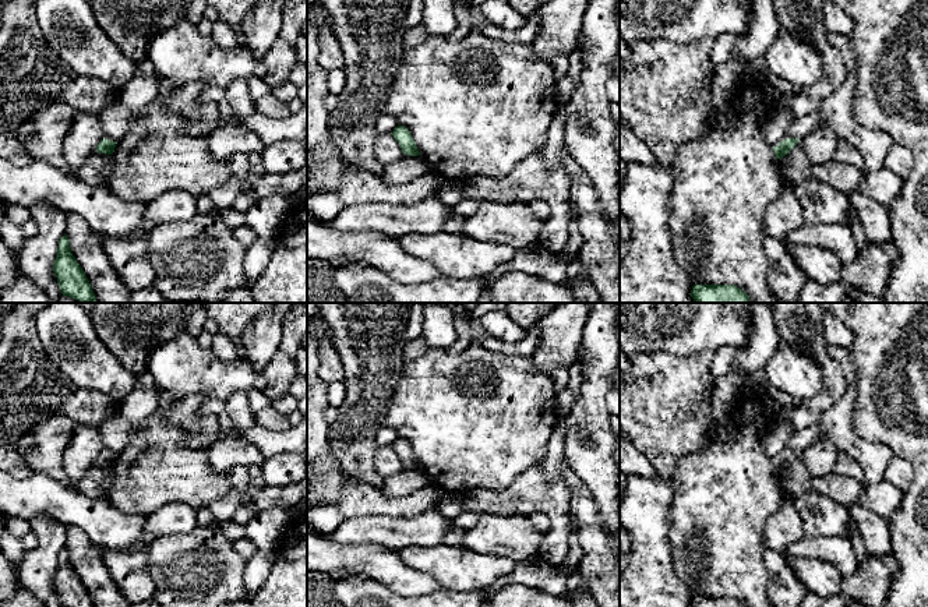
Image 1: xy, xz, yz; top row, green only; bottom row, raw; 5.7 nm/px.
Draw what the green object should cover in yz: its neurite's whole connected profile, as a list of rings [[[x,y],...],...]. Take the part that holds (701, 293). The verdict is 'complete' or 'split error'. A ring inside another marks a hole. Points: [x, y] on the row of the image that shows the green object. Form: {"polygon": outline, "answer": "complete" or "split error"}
{"polygon": [[[694,285],[695,303],[749,303],[749,296],[734,285]]], "answer": "complete"}

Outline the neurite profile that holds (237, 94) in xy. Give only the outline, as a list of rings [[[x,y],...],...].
[[[237,78],[225,88],[225,98],[232,109],[241,117],[255,112],[247,80]]]

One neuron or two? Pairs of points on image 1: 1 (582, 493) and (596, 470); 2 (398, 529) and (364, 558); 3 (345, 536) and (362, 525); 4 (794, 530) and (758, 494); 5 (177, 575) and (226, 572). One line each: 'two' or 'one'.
1: two
2: two
3: one
4: two
5: one

